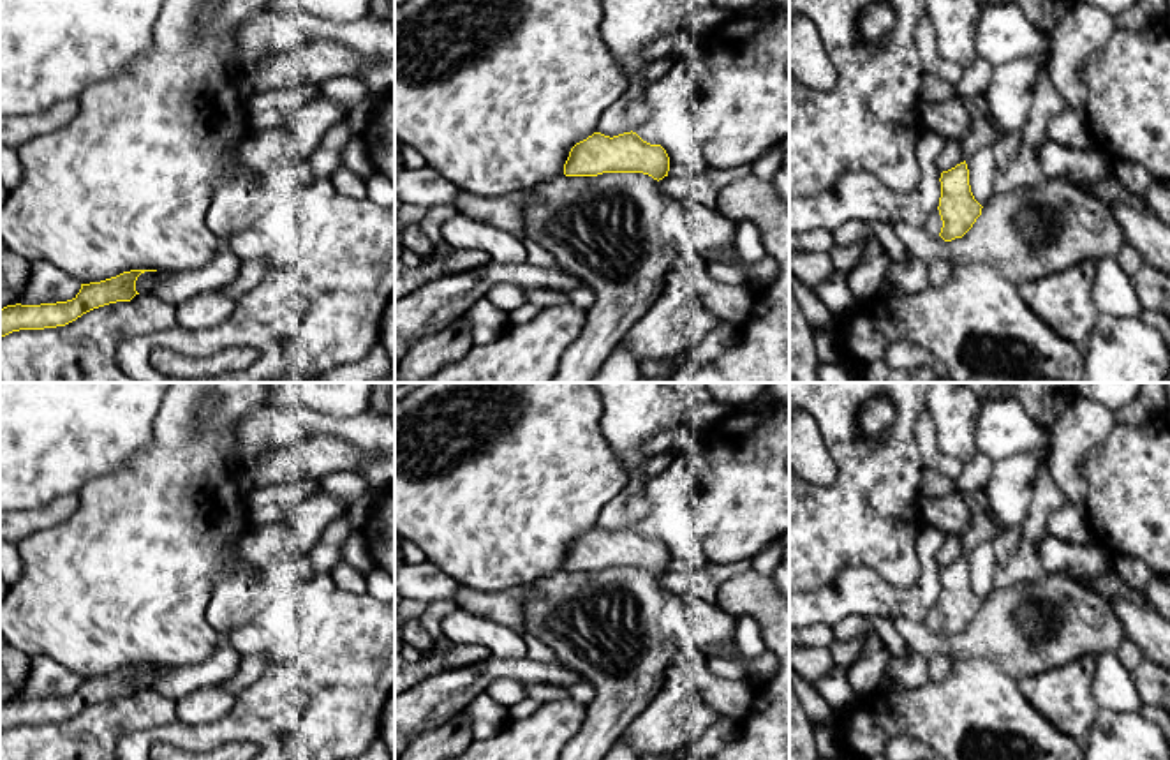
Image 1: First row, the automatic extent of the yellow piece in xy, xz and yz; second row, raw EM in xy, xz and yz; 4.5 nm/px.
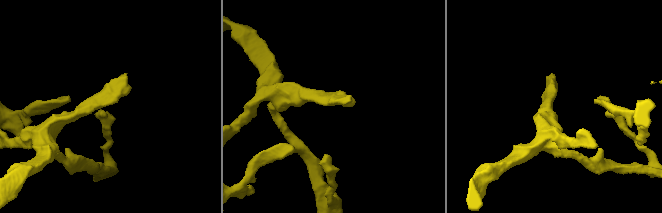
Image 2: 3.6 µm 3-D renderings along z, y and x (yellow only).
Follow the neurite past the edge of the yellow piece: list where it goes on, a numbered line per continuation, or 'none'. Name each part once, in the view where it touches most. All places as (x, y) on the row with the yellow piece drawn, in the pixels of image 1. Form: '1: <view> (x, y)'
1: yz (933, 224)

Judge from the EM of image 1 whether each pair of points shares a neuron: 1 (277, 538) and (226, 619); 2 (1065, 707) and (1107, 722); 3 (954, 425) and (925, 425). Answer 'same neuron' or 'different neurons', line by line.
1: same neuron
2: different neurons
3: different neurons

